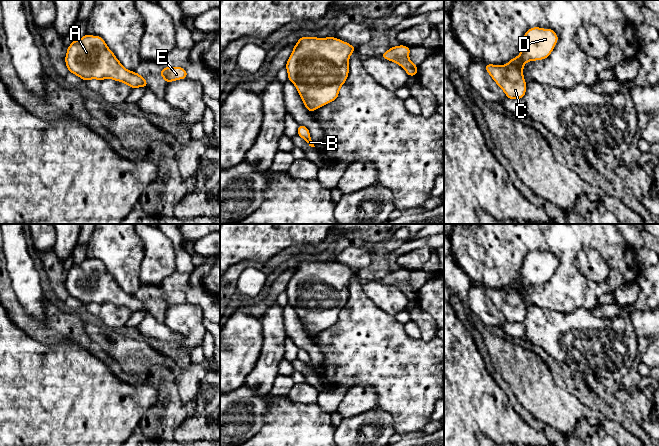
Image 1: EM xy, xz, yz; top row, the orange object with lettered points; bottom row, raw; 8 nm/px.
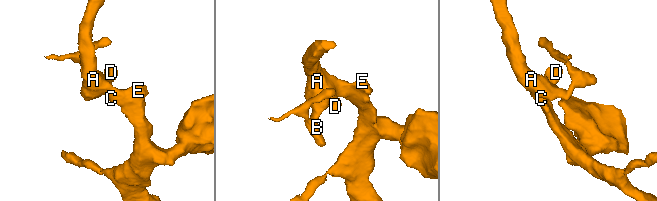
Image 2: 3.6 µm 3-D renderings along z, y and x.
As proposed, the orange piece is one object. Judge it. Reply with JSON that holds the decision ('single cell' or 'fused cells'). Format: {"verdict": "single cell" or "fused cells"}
{"verdict": "single cell"}

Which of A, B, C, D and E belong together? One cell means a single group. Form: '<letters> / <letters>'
A B C D E

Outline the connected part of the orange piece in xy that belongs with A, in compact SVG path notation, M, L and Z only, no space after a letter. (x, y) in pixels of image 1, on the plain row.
M86 258L79 264L73 264L71 269L67 272L65 287L70 297L77 299L85 305L90 303L102 305L110 302L127 308L132 313L149 310L144 301L124 292L100 260Z

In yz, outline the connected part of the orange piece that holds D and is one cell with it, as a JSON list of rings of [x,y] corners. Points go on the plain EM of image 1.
[[[530,252],[524,259],[518,281],[512,282],[506,289],[485,288],[485,293],[508,323],[523,323],[527,310],[523,290],[528,285],[549,281],[557,265],[558,259],[550,252]]]

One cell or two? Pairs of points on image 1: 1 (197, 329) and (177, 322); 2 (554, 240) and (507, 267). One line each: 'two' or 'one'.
1: one
2: one

